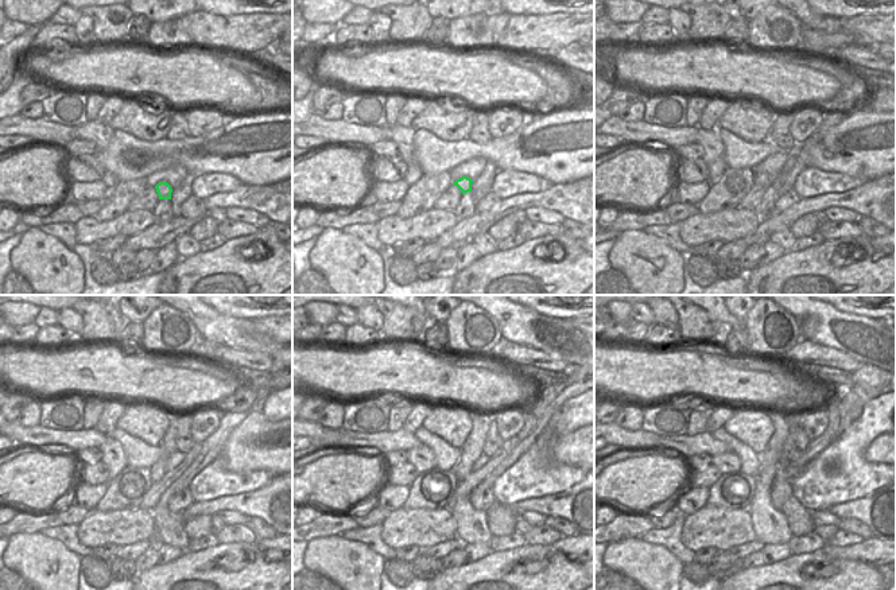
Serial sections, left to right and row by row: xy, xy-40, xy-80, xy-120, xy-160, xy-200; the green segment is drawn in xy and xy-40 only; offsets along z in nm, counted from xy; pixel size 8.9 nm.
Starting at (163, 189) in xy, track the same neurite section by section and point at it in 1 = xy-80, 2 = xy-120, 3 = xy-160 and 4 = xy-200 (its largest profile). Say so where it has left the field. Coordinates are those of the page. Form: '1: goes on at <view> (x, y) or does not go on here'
1: goes on at xy-80 (761, 179)
2: goes on at xy-120 (158, 470)
3: goes on at xy-160 (473, 446)
4: goes on at xy-200 (771, 455)

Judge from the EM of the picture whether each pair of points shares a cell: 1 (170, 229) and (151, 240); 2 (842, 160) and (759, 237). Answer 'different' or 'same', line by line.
1: same
2: different

